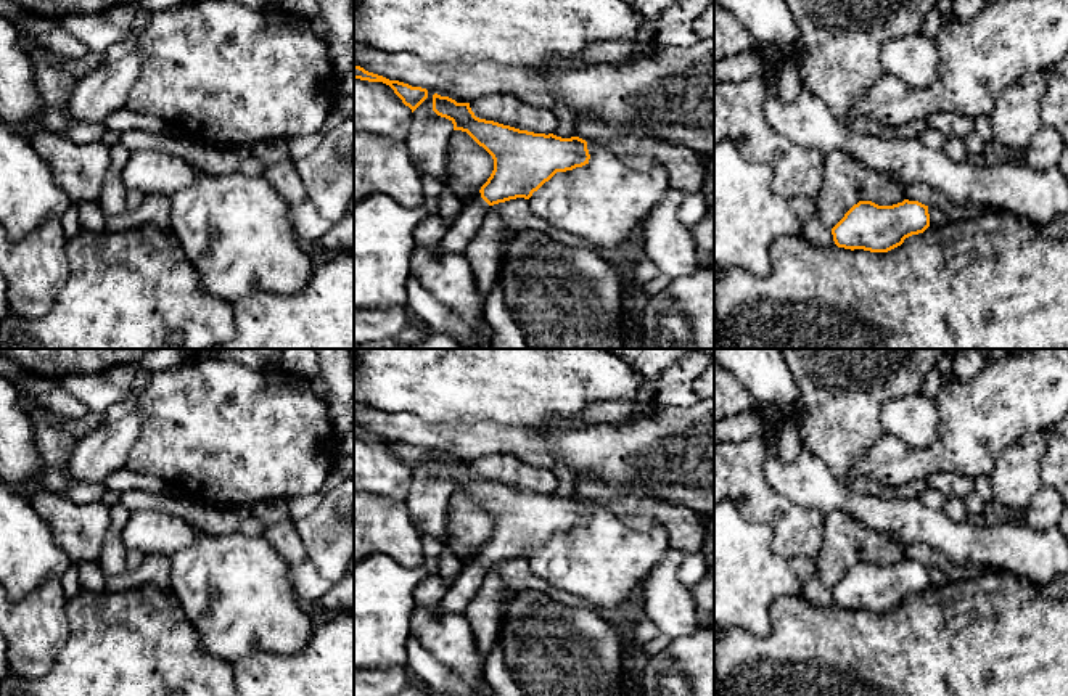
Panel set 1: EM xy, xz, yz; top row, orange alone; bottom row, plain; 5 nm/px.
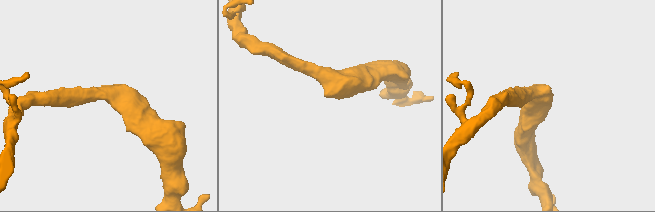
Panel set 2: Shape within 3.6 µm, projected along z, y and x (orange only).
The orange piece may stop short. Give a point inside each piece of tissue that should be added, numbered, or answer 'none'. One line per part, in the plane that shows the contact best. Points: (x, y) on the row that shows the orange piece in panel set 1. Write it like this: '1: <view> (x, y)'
1: xz (464, 229)

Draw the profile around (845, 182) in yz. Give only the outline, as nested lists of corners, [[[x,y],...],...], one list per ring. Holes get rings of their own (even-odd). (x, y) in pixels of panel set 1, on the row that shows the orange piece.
[[[830,151],[824,154],[822,190],[815,201],[832,230],[859,201],[893,206],[906,199],[904,190],[896,177],[865,167],[844,151]]]

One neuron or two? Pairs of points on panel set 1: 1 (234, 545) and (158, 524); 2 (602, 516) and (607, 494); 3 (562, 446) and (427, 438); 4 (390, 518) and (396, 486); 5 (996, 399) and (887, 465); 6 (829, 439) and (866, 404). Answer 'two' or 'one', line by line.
1: two
2: two
3: one
4: two
5: one
6: one

